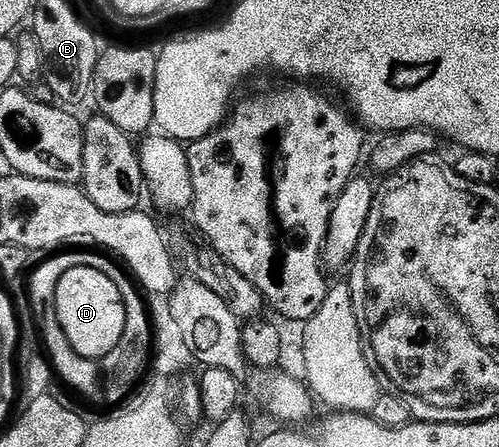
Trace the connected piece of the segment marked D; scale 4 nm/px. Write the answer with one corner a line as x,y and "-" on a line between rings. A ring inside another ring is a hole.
79,265
61,272
60,282
56,288
56,318
60,320
62,331
70,343
70,347
80,357
88,357
99,362
114,347
118,347
118,339
122,339
122,331
126,331
126,307
122,303
122,291
114,287
102,271
94,267

